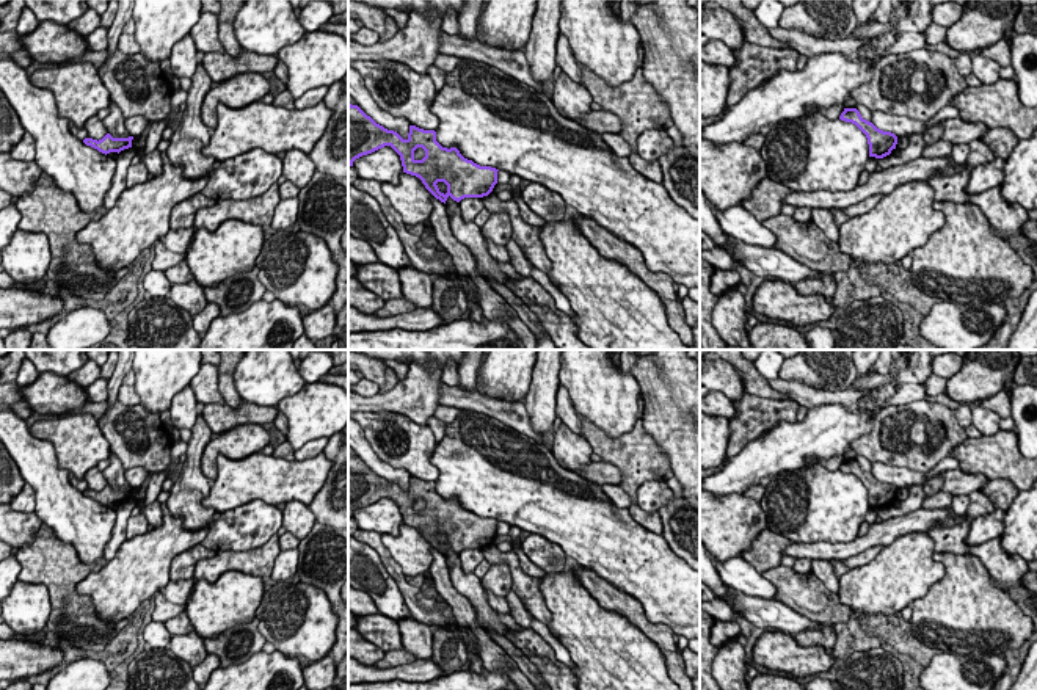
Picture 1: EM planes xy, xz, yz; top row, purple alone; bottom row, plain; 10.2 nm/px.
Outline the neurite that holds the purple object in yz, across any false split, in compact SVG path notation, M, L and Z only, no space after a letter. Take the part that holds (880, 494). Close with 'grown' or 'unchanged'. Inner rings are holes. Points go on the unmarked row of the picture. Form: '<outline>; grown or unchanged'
M844 459L839 470L855 475L866 486L869 508L883 510L896 500L897 488L891 483L883 483L872 474L863 470L857 459Z; unchanged

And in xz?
M348 455L348 519L353 518L356 510L384 497L391 497L400 507L403 524L419 528L425 539L444 555L449 547L457 554L464 549L488 547L497 535L499 521L480 518L472 511L464 510L457 499L442 499L436 492L435 481L409 477L408 489L403 491L397 483L377 475L358 456Z; unchanged

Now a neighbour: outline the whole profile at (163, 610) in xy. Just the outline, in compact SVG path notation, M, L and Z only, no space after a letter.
M157 593L152 621L166 623L168 619L177 616L184 610L185 610L185 605L173 604L162 593Z

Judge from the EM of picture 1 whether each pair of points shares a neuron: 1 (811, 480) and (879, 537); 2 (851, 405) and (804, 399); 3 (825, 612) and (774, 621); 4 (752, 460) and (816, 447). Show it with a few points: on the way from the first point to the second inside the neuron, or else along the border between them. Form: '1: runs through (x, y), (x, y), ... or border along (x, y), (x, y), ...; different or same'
1: border along (857, 535), (849, 541), (821, 543); different
2: runs through (840, 399), (815, 399); same
3: border along (774, 599), (824, 624); different
4: runs through (767, 455), (783, 447), (800, 447); same

